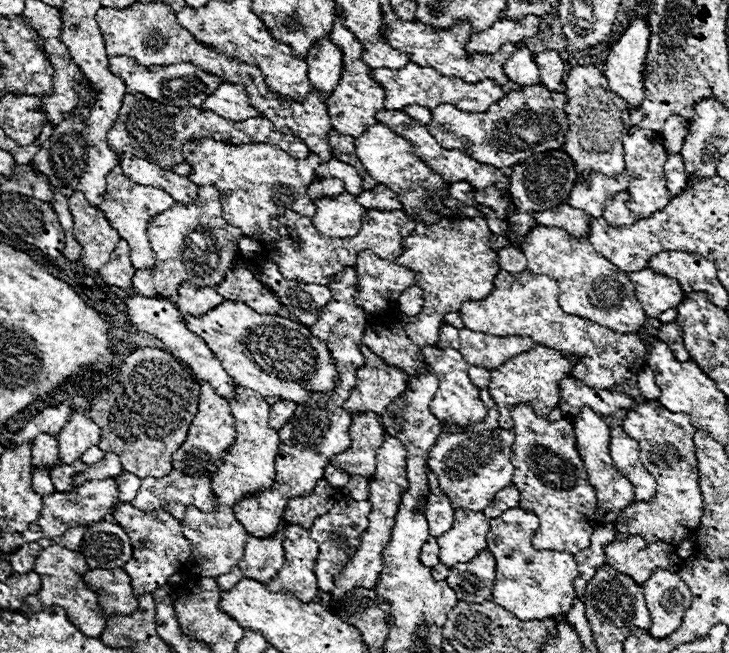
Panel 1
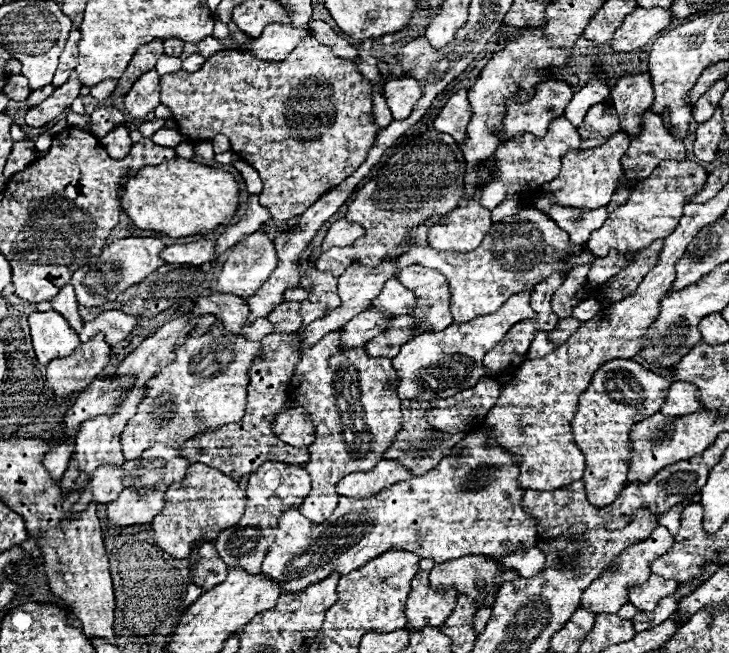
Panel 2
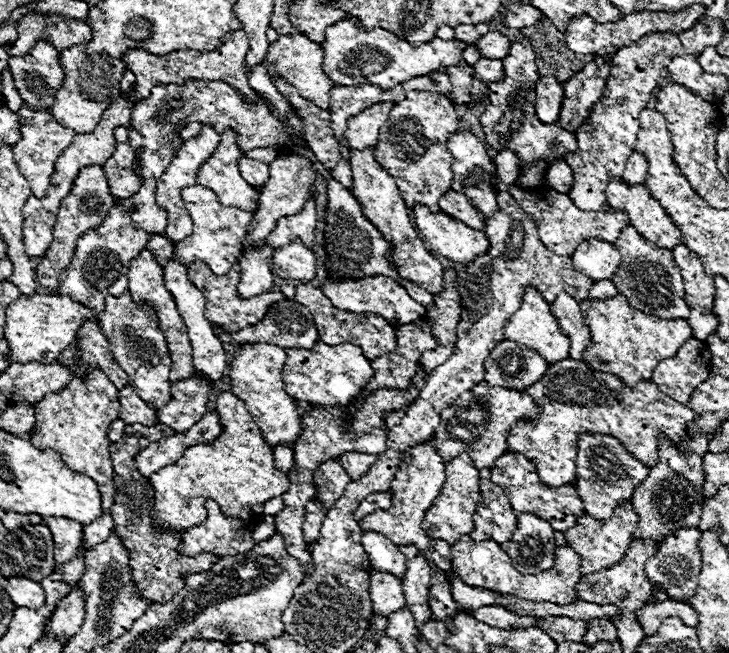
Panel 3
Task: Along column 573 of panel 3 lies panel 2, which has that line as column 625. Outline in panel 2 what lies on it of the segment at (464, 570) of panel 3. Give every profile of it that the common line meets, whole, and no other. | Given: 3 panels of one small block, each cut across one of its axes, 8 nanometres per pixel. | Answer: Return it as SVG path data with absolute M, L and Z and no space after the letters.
M658 526L656 530L652 530L652 534L644 542L628 546L628 550L624 550L616 558L616 564L612 568L604 570L600 574L600 578L596 578L596 582L592 582L592 586L588 586L588 590L584 590L580 606L586 610L592 610L594 614L598 614L598 612L616 614L620 610L620 606L628 602L628 588L640 586L642 582L646 582L650 576L650 564L660 554L666 554L666 550L670 550L670 548L672 548L672 534L664 526Z

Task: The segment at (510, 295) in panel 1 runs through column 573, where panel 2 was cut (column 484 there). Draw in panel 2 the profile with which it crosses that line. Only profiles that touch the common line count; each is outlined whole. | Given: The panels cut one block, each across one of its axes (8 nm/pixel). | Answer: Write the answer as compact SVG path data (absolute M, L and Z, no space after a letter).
M530 290L528 292L518 292L512 294L500 310L478 316L470 322L456 324L452 322L448 328L438 330L438 332L426 332L416 336L414 340L406 342L398 356L392 358L392 364L398 372L400 384L398 384L398 396L402 400L432 400L432 398L448 398L452 394L458 394L460 390L466 390L474 386L480 378L488 376L486 368L482 364L482 358L492 346L504 338L504 334L510 330L510 326L536 318L536 312L530 308Z

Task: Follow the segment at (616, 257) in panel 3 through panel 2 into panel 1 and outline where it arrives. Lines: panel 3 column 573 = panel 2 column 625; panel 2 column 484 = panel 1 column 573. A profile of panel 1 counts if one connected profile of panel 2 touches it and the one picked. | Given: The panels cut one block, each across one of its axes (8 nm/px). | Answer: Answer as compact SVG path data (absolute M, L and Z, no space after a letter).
M536 226L518 242L518 248L528 260L528 270L534 274L548 274L558 282L558 302L564 312L600 322L602 326L624 334L636 334L644 328L646 314L628 274L620 272L612 262L598 254L588 238L572 238L564 228Z

